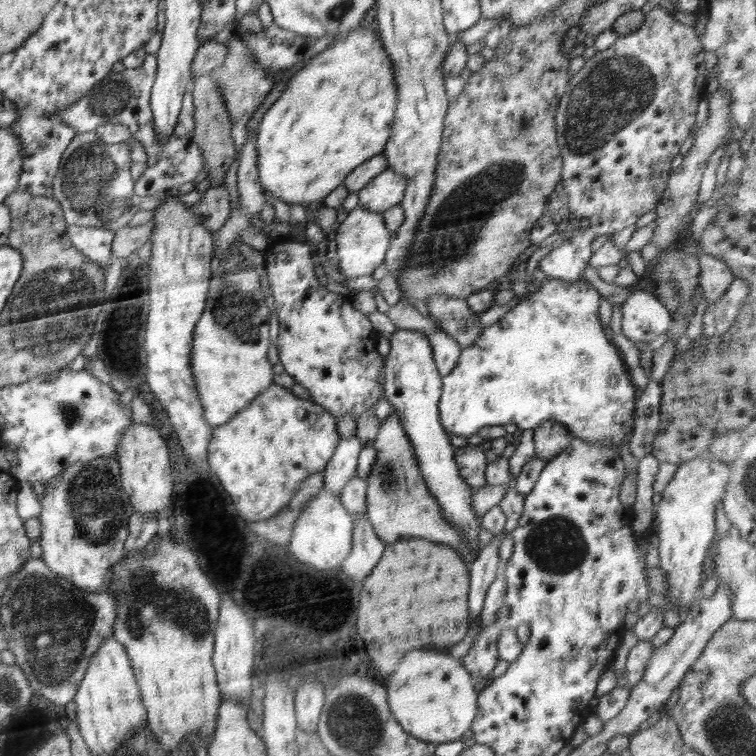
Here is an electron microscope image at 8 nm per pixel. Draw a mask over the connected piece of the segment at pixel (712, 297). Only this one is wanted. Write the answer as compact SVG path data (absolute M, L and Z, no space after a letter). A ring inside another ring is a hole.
M708 254L696 257L700 268L699 288L707 299L707 307L715 304L726 293L734 280L733 273L724 260Z

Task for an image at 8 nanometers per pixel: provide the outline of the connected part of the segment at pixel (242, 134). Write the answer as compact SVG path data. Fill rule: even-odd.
M232 38L226 42L228 47L228 54L226 54L226 60L218 66L213 72L218 79L218 86L222 87L222 95L224 95L224 103L226 103L226 109L231 120L231 138L234 141L236 148L236 156L232 165L226 172L224 178L224 187L230 195L230 207L234 208L239 204L238 198L238 187L237 187L237 172L239 166L240 152L242 152L242 144L246 140L247 136L247 122L251 119L254 112L259 108L259 105L263 102L266 96L270 93L274 87L274 76L266 76L262 68L256 68L253 66L252 58L248 53L248 46L246 41L240 38Z

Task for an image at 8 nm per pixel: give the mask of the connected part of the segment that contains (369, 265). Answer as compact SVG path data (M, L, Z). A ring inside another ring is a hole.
M358 204L348 213L346 220L337 226L337 230L333 258L340 274L346 277L372 276L374 270L384 262L391 238L382 213L370 211Z

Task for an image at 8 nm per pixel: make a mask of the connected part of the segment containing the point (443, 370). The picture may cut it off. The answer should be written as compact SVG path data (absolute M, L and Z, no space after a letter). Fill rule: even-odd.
M436 326L424 332L430 340L430 346L432 346L434 365L440 376L444 377L456 367L461 354L460 345L456 344L454 338L446 335L444 331L440 331Z

